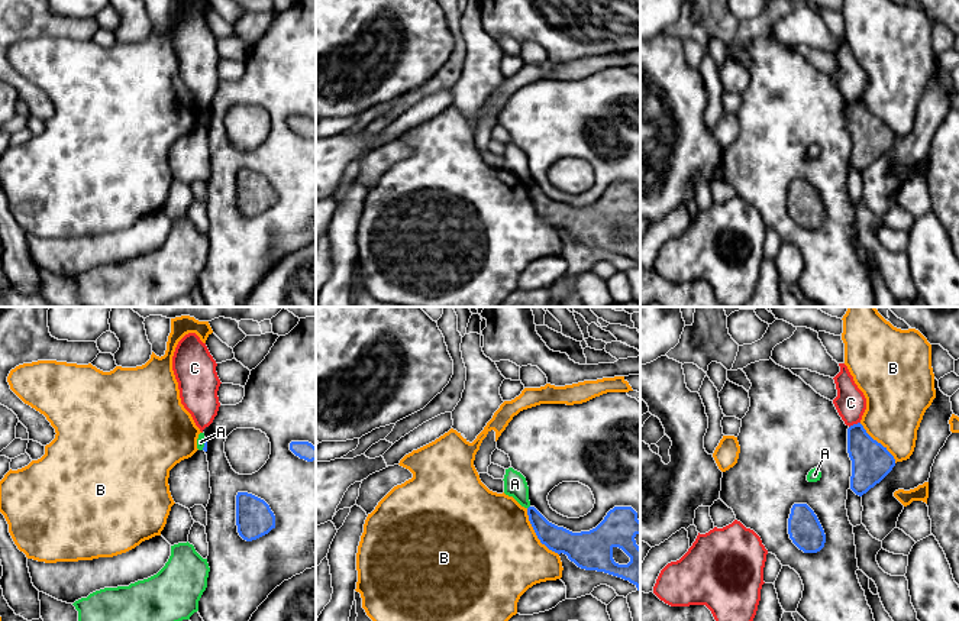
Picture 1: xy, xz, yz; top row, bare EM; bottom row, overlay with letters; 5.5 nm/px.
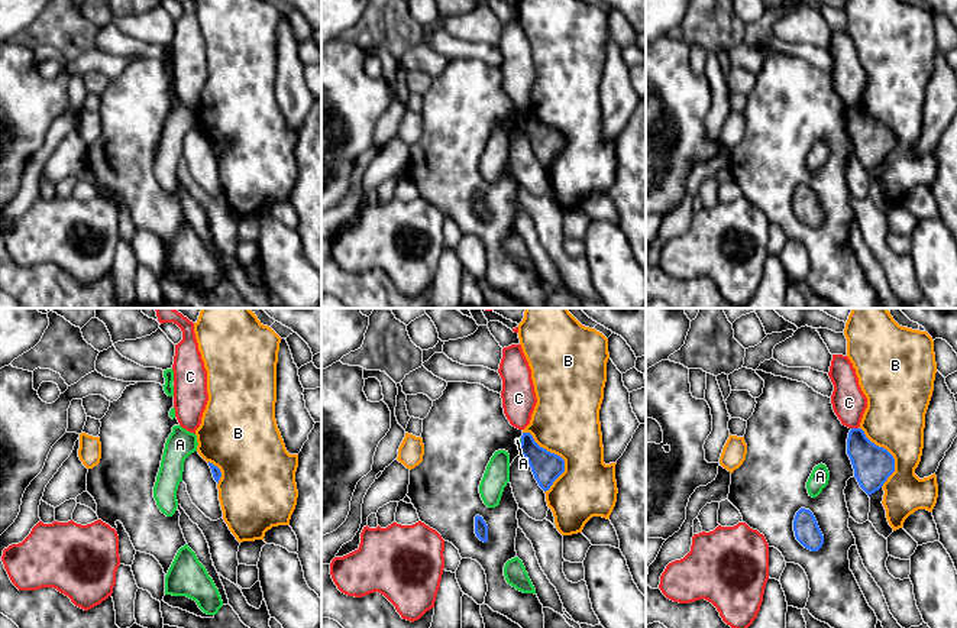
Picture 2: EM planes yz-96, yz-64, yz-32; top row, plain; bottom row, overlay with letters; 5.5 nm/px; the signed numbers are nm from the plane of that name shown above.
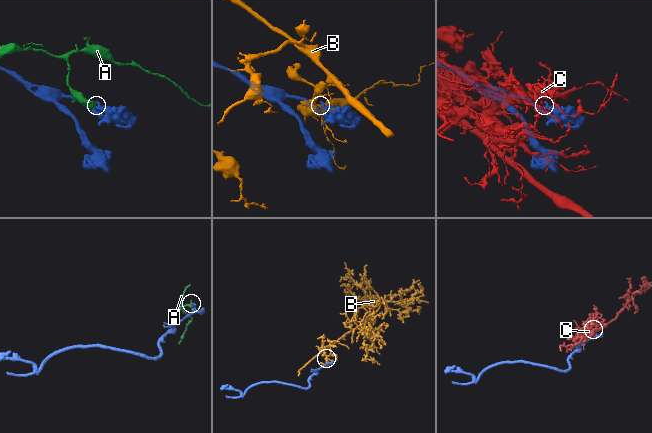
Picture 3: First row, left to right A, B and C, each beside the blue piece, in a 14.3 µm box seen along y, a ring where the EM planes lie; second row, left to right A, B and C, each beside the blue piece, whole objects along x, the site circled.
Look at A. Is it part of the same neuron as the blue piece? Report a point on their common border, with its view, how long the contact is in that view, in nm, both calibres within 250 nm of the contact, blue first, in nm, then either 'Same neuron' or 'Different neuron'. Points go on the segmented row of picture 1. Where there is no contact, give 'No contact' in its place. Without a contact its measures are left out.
Touches blue at xy (204, 446). Shared border 50 nm. Thickness 20 nm (blue) against 50 nm. Different neuron

